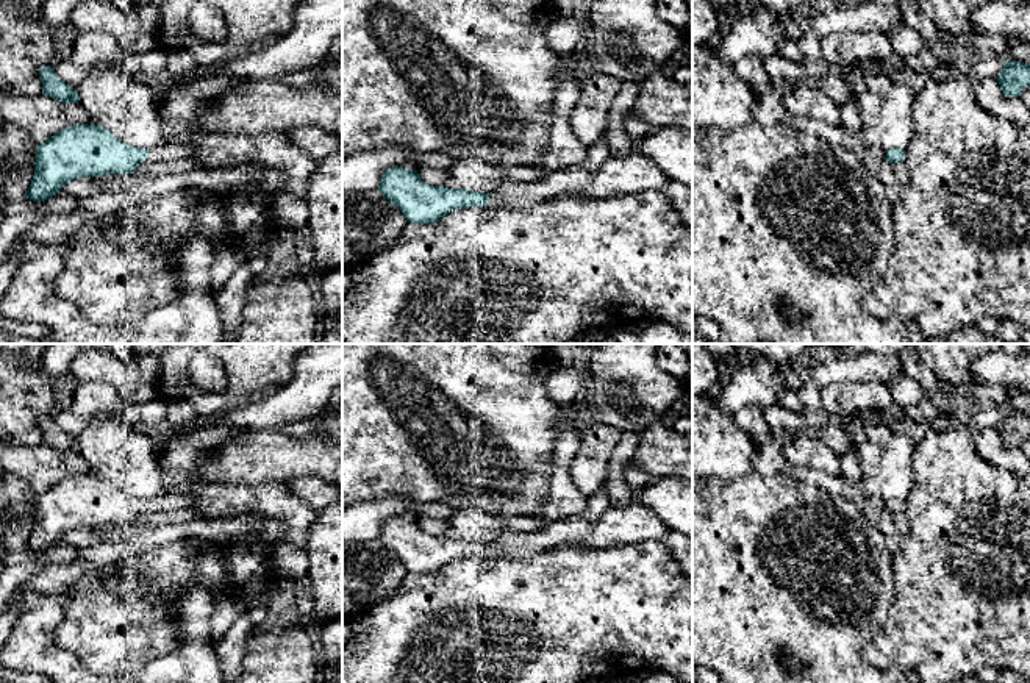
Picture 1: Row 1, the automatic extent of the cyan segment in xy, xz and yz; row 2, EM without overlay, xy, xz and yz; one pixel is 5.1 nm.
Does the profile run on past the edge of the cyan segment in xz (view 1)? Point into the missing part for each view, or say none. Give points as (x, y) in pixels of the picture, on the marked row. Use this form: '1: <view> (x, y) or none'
1: none

